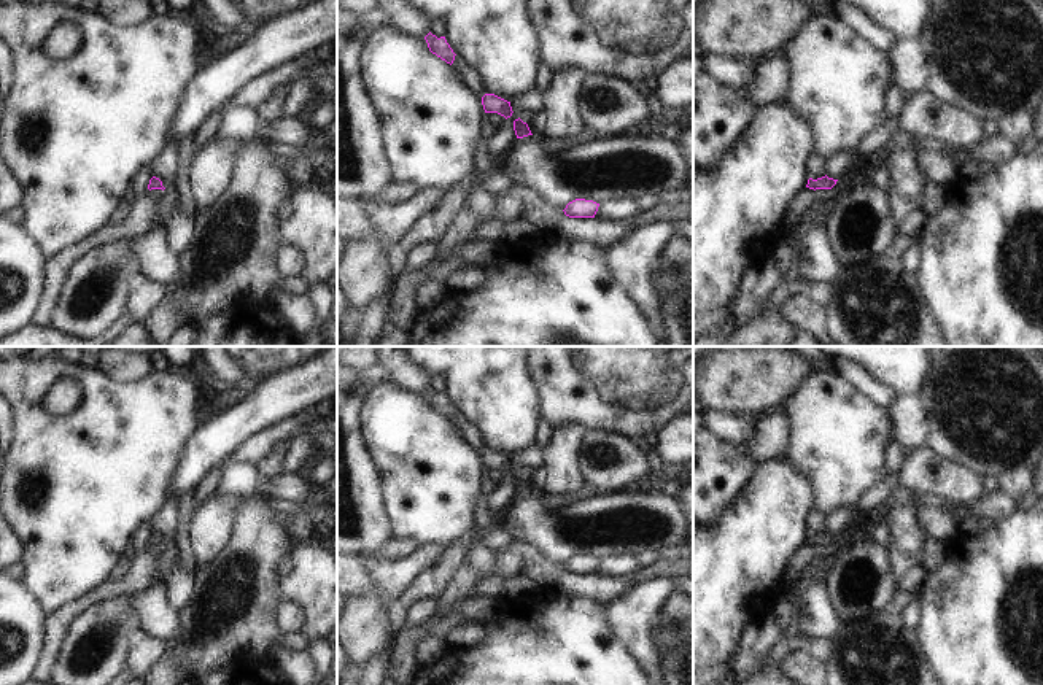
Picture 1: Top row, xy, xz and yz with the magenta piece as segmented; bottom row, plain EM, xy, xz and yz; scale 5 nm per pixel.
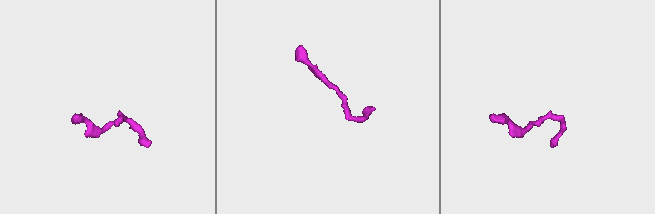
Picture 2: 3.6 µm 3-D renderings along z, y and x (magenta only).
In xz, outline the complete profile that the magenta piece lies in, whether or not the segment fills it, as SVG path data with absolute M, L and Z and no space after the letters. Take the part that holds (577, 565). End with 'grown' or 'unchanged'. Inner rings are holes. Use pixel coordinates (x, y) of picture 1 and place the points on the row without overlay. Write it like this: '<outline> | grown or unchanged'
M576 555L563 566L569 574L595 574L599 559L585 555Z | unchanged

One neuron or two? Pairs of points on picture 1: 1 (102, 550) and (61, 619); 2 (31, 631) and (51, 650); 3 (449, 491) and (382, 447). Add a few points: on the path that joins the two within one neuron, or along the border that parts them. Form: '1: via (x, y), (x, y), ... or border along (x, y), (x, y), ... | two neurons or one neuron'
1: border along (104, 584), (46, 617) | two neurons
2: border along (46, 617), (42, 649), (32, 668) | two neurons
3: via (433, 482), (428, 477), (422, 477), (398, 455) | one neuron

